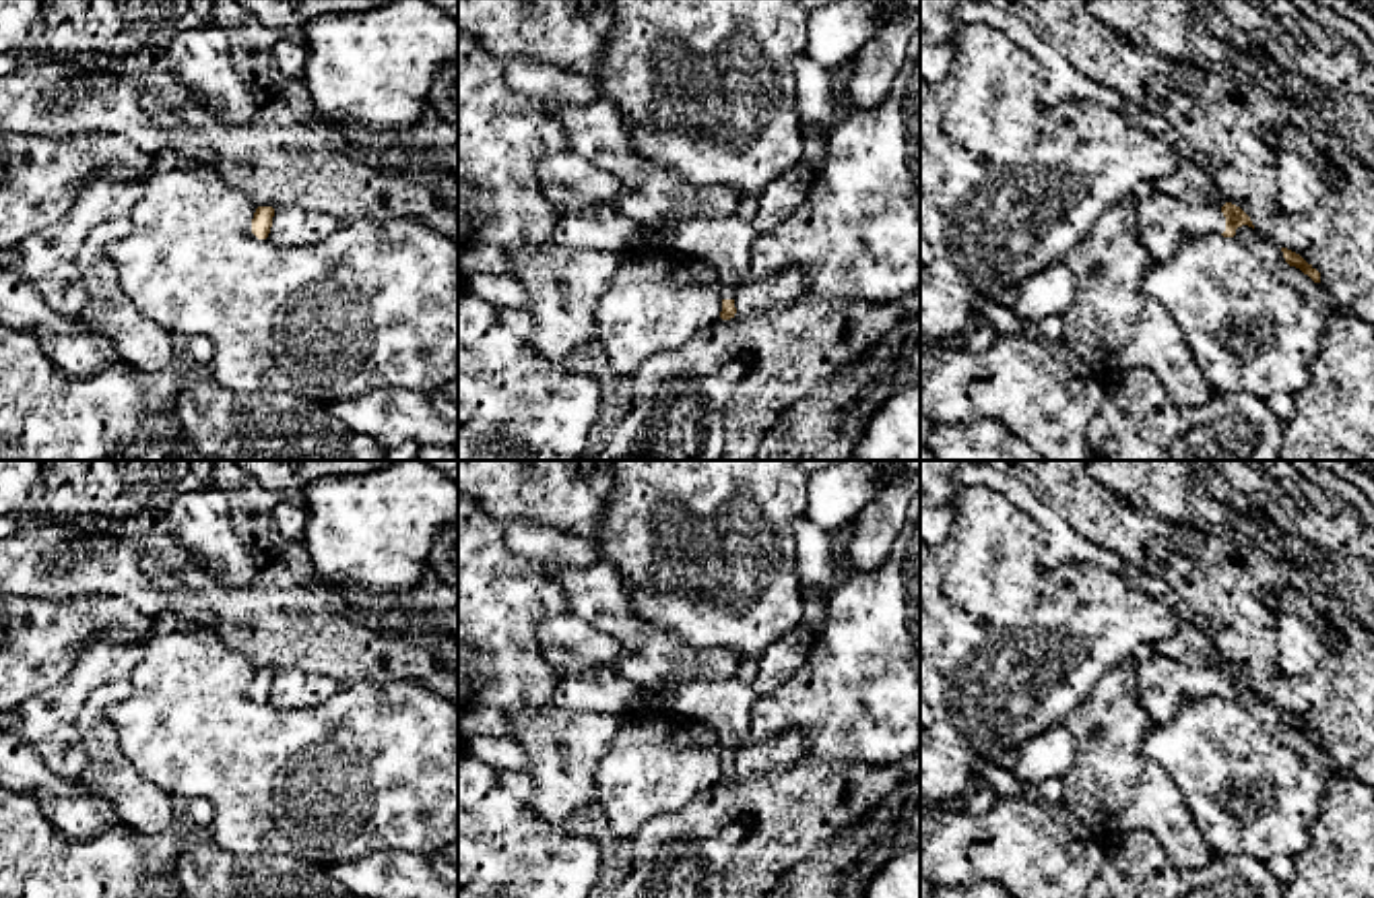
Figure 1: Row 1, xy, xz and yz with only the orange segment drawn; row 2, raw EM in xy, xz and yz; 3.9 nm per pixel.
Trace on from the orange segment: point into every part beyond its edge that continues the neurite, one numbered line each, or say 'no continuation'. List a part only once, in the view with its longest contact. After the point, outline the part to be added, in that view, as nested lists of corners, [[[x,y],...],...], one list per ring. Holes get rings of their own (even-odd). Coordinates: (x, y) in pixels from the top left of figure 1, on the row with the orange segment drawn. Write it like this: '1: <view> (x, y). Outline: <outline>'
1: yz (1162, 221). Outline: [[[1157,190],[1137,204],[1139,239],[1155,260],[1172,256],[1186,231],[1221,235],[1225,231],[1221,206],[1190,204]]]

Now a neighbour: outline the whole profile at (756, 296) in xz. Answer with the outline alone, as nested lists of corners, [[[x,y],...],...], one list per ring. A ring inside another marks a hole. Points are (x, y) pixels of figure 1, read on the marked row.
[[[798,266],[784,268],[776,279],[759,279],[753,272],[734,293],[739,316],[757,316],[790,308],[803,291],[803,275]]]

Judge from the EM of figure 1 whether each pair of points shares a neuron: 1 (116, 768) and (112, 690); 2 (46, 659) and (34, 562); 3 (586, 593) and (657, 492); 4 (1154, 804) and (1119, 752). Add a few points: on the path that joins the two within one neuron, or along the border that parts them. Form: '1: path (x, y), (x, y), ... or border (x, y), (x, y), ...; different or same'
1: path (104, 750), (100, 709); same
2: border (21, 595), (38, 599), (85, 597); different
3: border (601, 560), (617, 570), (632, 605); different
4: path (1141, 791), (1119, 764); same

